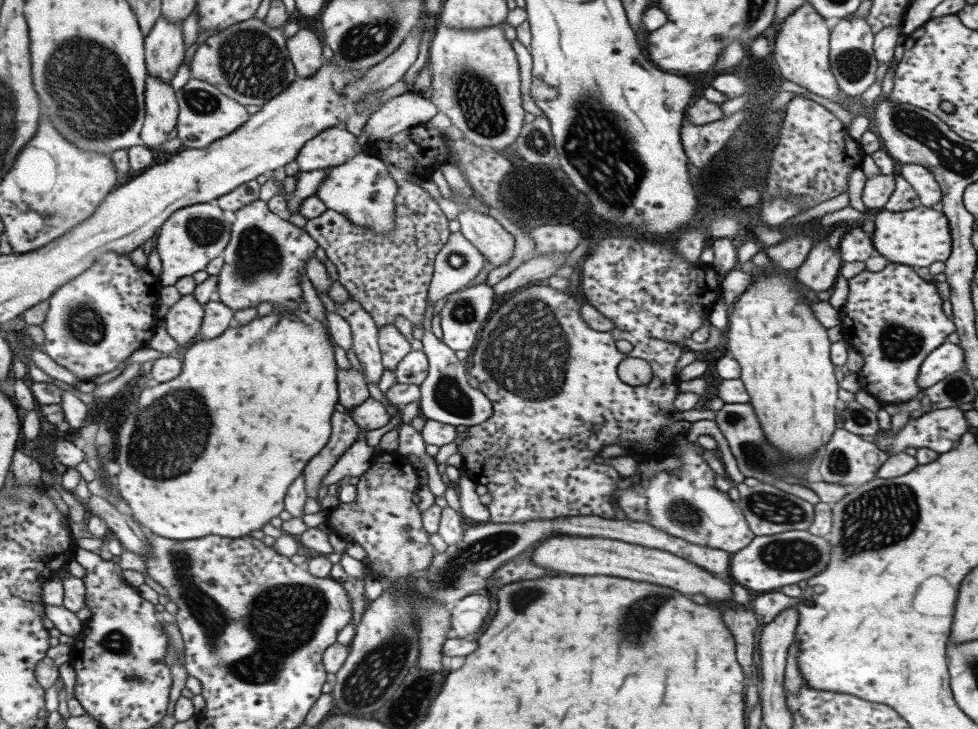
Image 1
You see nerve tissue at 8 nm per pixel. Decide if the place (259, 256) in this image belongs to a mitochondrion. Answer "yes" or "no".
yes

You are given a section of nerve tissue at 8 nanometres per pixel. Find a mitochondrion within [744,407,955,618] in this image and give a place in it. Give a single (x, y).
(900, 501)

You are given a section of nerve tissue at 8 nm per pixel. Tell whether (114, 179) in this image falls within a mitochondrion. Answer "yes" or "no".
no

